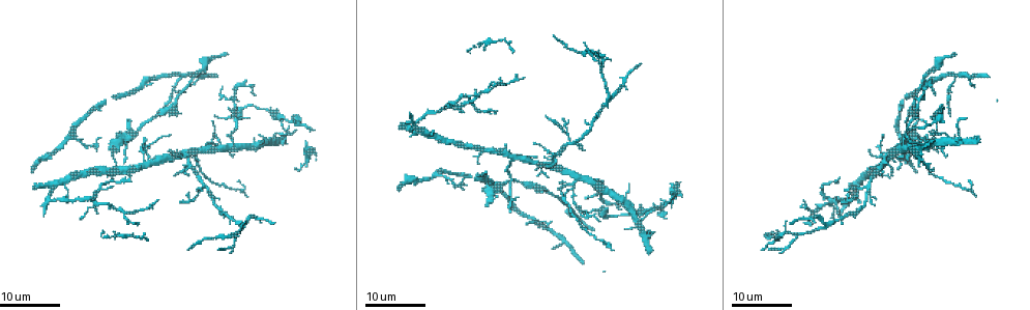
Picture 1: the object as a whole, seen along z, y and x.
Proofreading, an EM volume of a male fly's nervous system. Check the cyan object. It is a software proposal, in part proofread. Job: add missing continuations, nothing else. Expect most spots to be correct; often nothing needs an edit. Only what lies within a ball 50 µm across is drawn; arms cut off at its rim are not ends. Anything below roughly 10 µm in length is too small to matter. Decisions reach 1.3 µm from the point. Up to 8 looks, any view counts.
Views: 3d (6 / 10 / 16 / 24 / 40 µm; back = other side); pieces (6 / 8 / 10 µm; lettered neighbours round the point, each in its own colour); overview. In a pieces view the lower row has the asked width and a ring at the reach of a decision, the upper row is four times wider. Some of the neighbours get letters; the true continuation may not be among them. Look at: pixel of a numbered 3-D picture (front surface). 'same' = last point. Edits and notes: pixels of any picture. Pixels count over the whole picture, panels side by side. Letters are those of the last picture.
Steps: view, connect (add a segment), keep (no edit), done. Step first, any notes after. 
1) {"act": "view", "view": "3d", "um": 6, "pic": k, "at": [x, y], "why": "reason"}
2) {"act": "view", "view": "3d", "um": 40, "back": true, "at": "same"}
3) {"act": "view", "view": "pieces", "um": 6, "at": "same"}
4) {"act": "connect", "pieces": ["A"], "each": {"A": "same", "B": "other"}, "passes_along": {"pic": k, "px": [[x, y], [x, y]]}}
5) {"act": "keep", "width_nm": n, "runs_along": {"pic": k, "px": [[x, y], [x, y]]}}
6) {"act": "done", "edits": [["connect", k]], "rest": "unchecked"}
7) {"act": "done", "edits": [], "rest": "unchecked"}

{"act": "view", "view": "3d", "um": 24, "pic": 1, "at": [509, 213], "why": "an open end"}

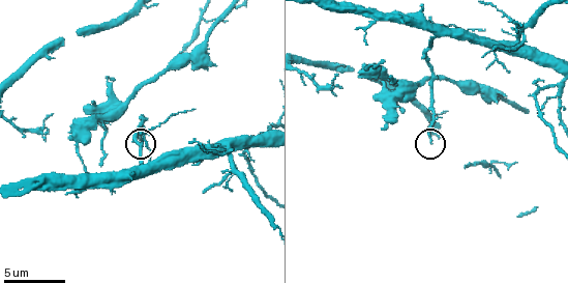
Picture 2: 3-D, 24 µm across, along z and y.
{"act": "view", "view": "pieces", "um": 8, "pic": 2, "at": [431, 140]}

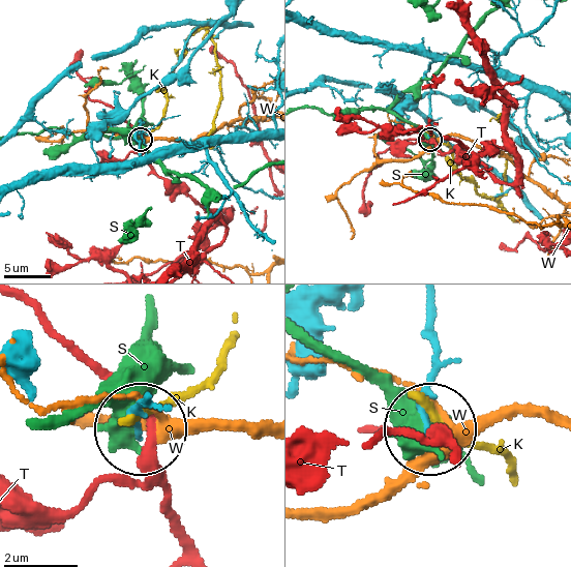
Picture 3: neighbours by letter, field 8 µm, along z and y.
{"act": "keep", "each": {"K": "other", "S": "other", "T": "other", "W": "other"}, "found": "no lettered segment goes on from it"}

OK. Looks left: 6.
{"act": "view", "view": "3d", "um": 16, "pic": 1, "at": [217, 116], "why": "free end"}

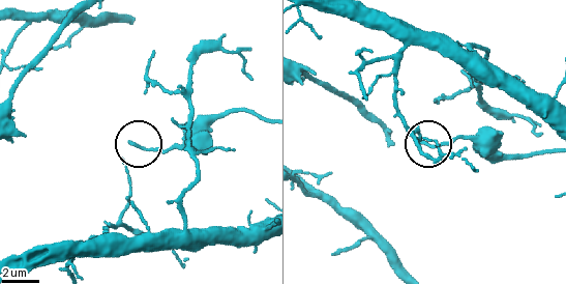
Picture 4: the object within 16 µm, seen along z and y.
{"act": "view", "view": "pieces", "um": 10, "pic": 4, "at": [424, 143], "why": "what lies round it"}

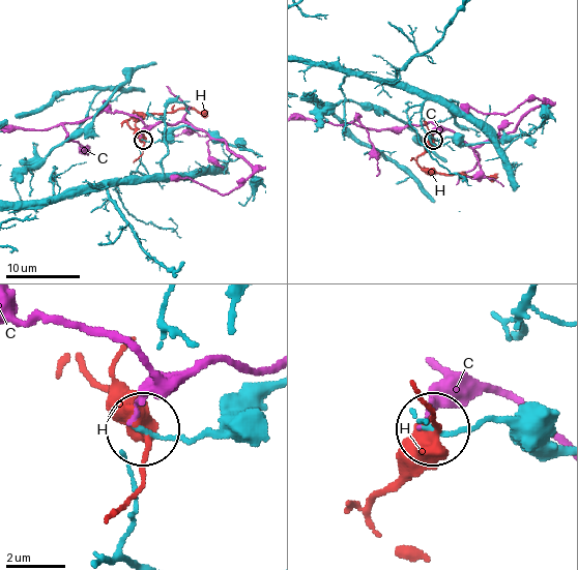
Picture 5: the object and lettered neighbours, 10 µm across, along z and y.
{"act": "keep", "each": {"C": "other", "H": "other"}, "runs_along": {"pic": 5, "px": [[267, 384], [246, 392], [201, 431], [144, 431]]}, "found": "no lettered segment goes on from it"}

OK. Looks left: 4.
{"act": "view", "view": "3d", "um": 16, "pic": 1, "at": [619, 211], "why": "free end"}

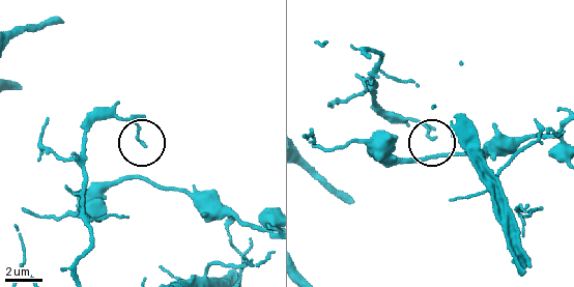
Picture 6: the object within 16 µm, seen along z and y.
{"act": "view", "view": "pieces", "um": 6, "pic": 6, "at": [435, 137]}

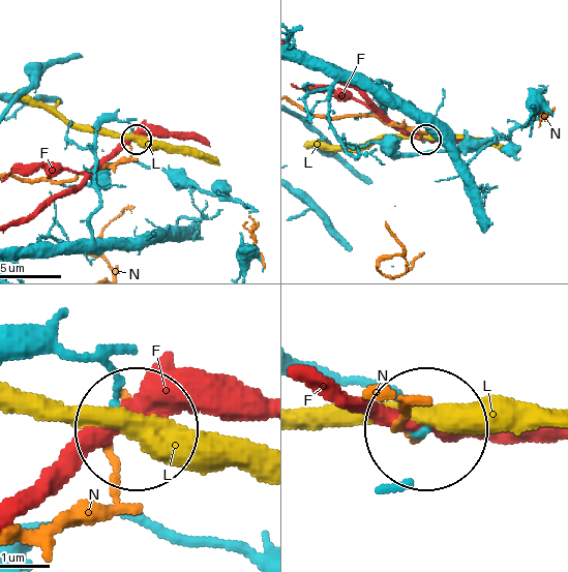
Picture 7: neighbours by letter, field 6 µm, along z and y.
{"act": "keep", "each": {"F": "other", "L": "other", "N": "other"}, "runs_along": {"pic": 7, "px": [[68, 247], [92, 235], [97, 130], [123, 121], [133, 139]]}, "found": "none of them fits"}

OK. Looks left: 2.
{"act": "view", "view": "3d", "um": 24, "pic": 1, "at": [967, 182], "why": "free end"}

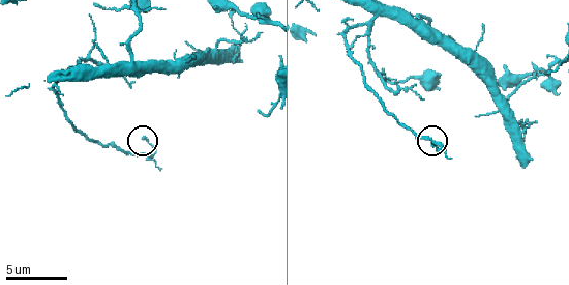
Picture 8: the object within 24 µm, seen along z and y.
{"act": "view", "view": "pieces", "um": 10, "pic": 8, "at": [144, 139]}

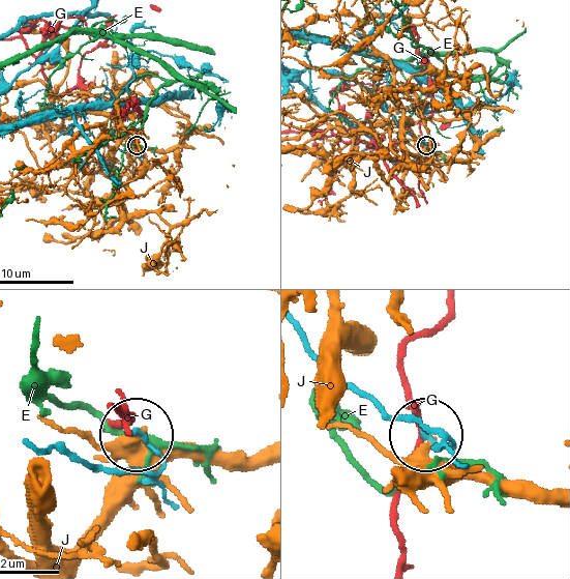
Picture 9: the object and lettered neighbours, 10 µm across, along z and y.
{"act": "keep", "width_nm": 160, "each": {"E": "other", "G": "other", "J": "other"}, "runs_along": {"pic": 9, "px": [[300, 335], [381, 408], [418, 418], [450, 443], [428, 440]]}, "found": "none of them fits"}

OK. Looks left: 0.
{"act": "done", "edits": [], "rest": "unchecked"}

